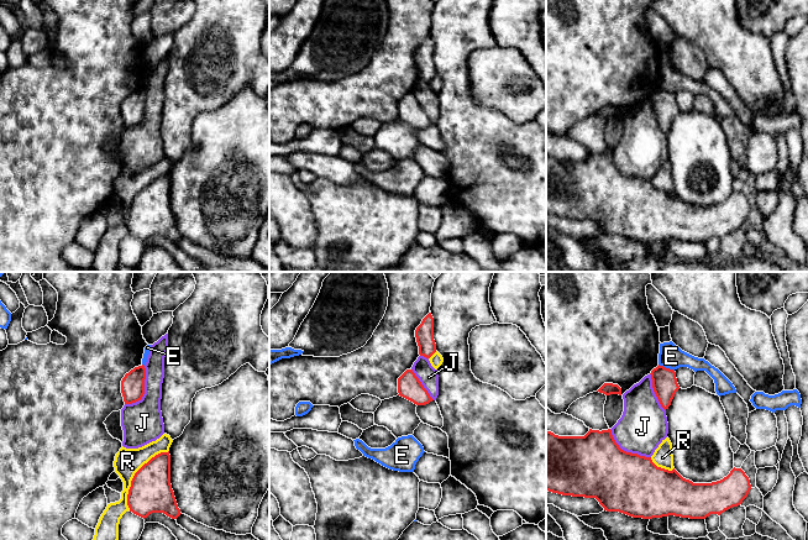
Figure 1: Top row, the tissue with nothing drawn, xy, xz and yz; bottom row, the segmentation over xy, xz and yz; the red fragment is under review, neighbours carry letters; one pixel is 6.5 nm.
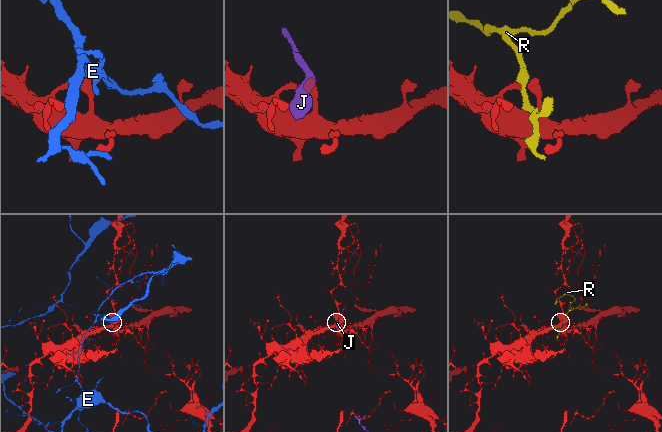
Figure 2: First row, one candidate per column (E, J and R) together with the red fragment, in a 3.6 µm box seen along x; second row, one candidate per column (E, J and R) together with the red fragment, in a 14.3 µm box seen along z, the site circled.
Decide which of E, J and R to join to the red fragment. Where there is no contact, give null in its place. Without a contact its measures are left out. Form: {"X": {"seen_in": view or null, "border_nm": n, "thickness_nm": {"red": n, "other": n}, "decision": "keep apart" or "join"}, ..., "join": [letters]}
{"E": {"seen_in": "yz", "border_nm": 120, "thickness_nm": {"red": 160, "other": 160}, "decision": "keep apart"}, "J": {"seen_in": "xy", "border_nm": 280, "thickness_nm": {"red": 160, "other": 260}, "decision": "join"}, "R": {"seen_in": "xy", "border_nm": 460, "thickness_nm": {"red": 280, "other": 180}, "decision": "keep apart"}, "join": ["J"]}

